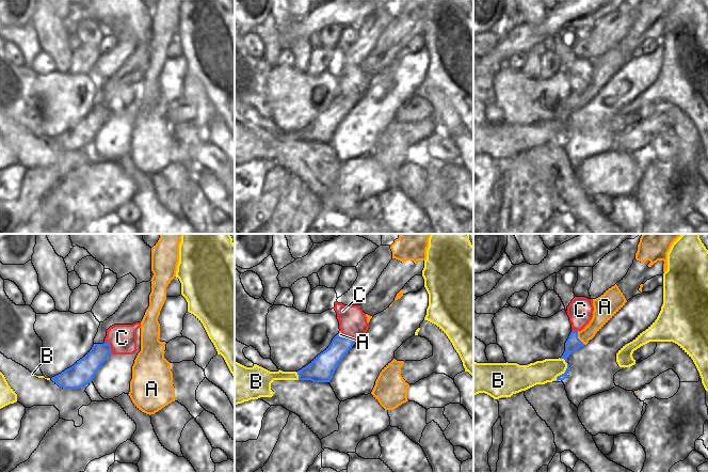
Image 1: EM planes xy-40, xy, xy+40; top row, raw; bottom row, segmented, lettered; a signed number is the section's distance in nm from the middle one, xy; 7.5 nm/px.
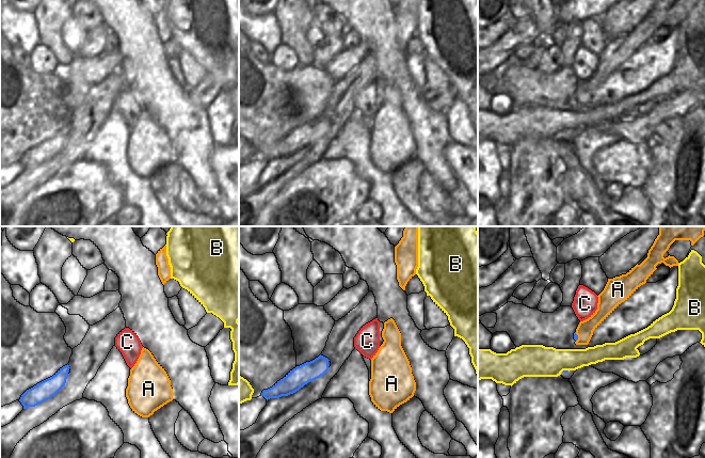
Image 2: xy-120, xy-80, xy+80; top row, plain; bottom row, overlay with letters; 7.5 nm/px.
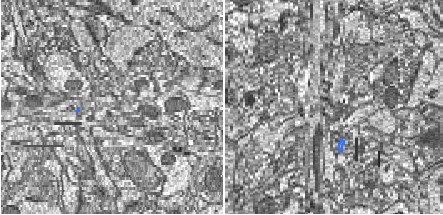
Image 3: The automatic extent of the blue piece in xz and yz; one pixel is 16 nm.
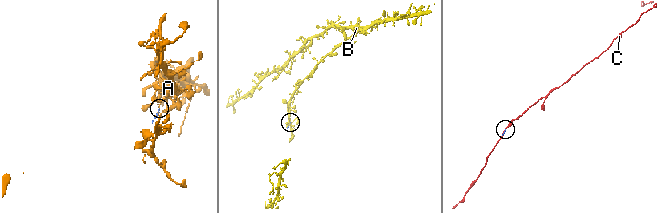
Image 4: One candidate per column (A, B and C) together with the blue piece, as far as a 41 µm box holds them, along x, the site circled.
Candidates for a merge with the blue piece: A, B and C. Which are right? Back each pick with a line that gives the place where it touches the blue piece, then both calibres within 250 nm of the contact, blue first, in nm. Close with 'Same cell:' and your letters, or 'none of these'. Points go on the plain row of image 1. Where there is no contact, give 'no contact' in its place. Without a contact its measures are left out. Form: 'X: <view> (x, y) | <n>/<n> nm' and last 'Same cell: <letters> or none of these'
Same cell: none of these

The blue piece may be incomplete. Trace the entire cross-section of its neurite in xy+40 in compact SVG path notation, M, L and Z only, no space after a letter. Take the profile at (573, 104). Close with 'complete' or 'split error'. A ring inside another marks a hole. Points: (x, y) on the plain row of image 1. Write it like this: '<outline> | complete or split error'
M572 92L566 104L565 112L560 120L564 120L567 124L567 119L577 110L583 108L584 105L578 99L578 92Z | complete

